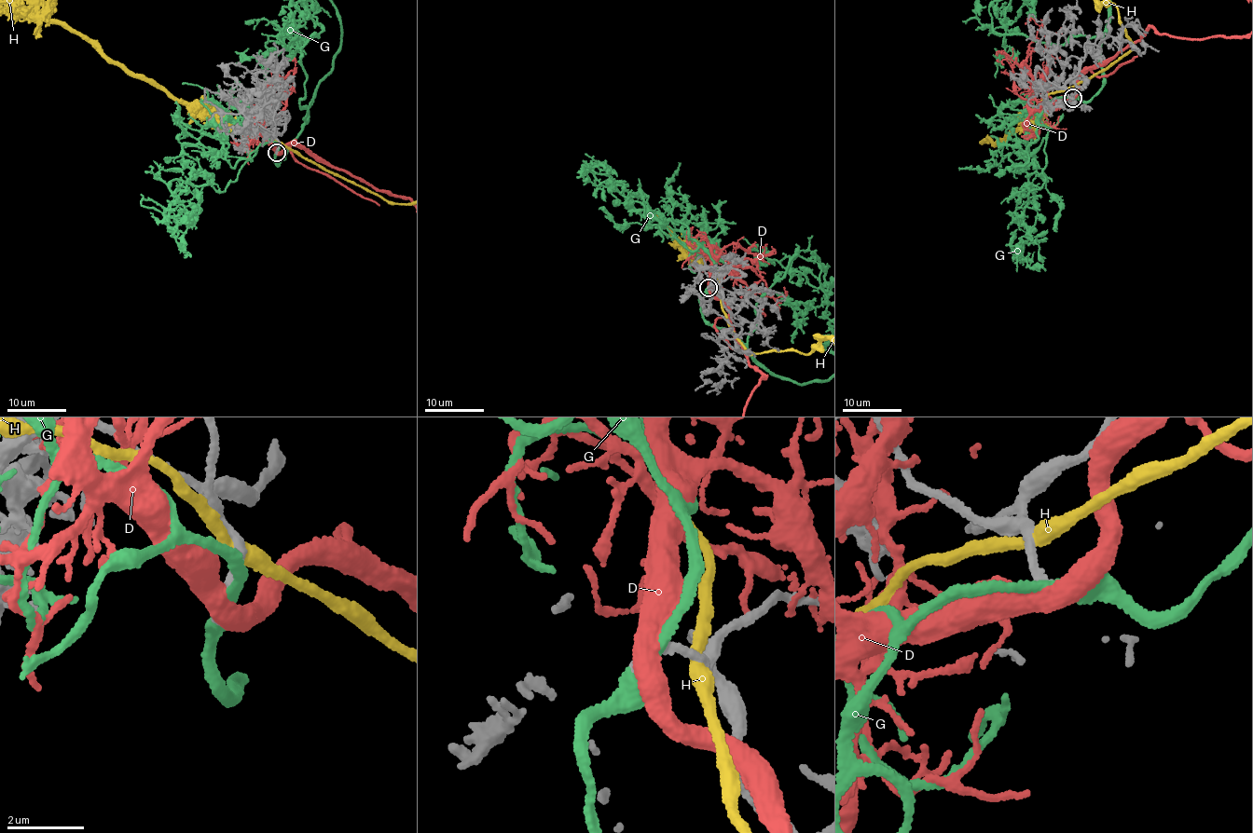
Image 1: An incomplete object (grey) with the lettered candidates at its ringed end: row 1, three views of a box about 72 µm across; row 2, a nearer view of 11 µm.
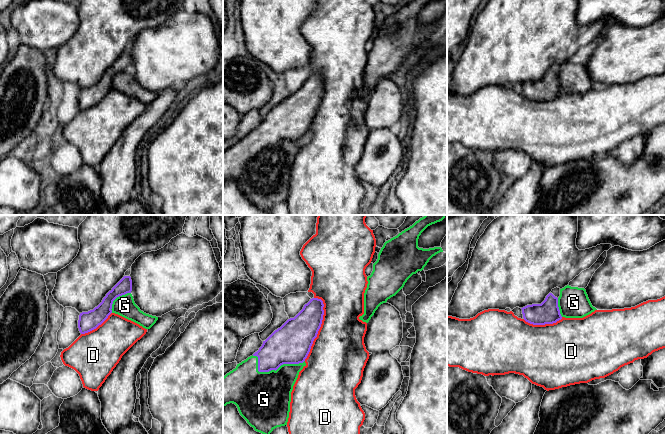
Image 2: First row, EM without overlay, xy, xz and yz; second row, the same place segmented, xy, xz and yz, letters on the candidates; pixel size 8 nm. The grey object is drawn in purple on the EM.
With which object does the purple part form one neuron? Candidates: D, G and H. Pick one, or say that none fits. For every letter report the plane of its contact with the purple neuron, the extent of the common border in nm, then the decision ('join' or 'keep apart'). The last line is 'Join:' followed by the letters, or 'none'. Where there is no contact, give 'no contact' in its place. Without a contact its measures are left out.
D: meets purple in xz; contact 500 nm long; keep apart
G: meets purple in xz; contact 420 nm long; join
H: no contact; keep apart
Join: G

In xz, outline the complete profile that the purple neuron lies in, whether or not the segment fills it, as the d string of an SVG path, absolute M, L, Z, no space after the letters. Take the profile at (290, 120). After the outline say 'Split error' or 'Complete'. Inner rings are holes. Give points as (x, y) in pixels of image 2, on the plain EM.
M310 75L294 94L288 95L263 117L257 128L227 149L223 153L223 183L235 180L247 199L266 212L275 204L287 201L291 168L321 103L323 83L321 75Z. Split error

